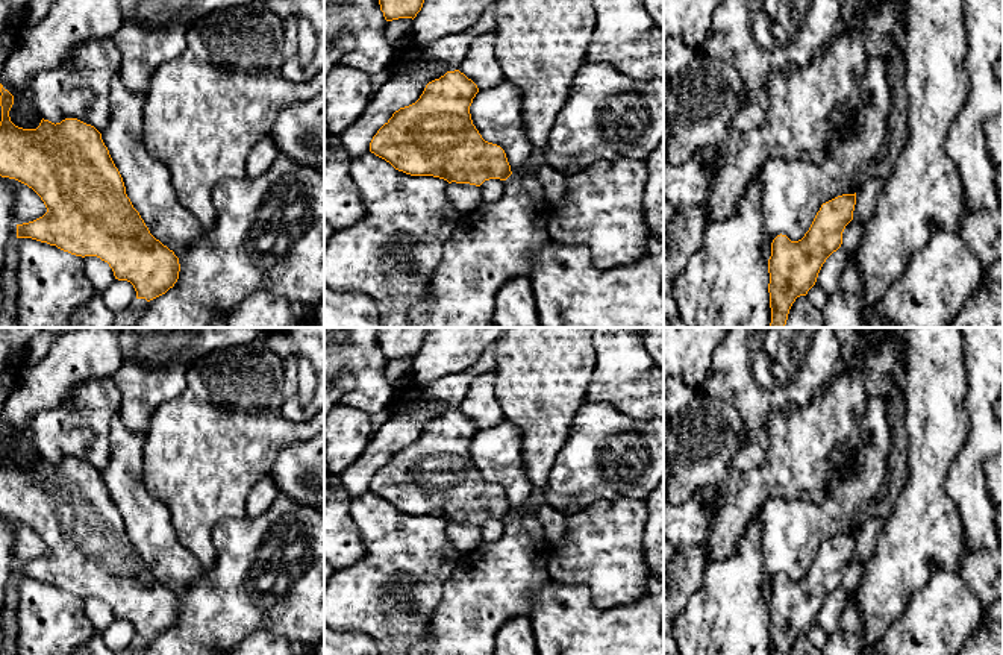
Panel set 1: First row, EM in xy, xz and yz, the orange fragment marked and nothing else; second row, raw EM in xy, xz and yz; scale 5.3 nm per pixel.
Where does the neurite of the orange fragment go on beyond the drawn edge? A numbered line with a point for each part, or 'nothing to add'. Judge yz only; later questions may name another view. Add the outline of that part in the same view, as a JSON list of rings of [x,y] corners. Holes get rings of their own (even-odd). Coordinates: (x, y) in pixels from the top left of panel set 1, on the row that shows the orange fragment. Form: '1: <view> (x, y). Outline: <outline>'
nothing to add

